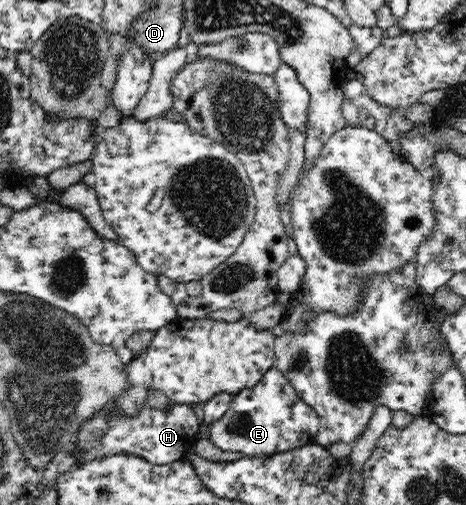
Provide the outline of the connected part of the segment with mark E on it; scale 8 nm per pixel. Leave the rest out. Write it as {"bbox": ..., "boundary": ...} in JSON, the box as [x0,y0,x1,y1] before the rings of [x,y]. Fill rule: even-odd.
{"bbox":[208,366,319,457],"boundary":[[[272,366],[268,372],[264,373],[258,384],[253,385],[252,388],[243,388],[238,394],[232,396],[229,409],[222,415],[222,418],[209,425],[208,440],[225,452],[242,452],[245,457],[272,456],[315,443],[319,432],[319,420],[318,413],[303,400],[299,400],[288,379],[282,376],[275,366]]]}

